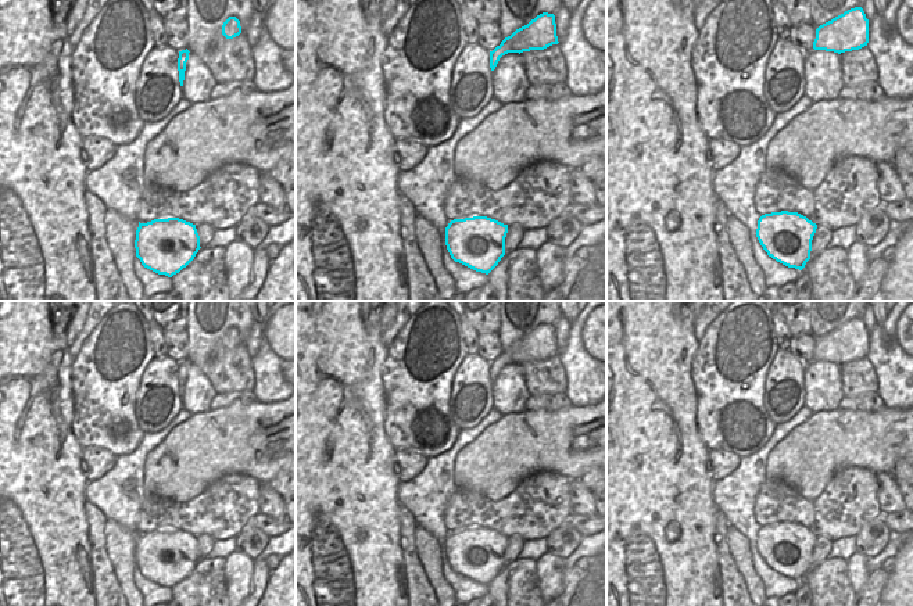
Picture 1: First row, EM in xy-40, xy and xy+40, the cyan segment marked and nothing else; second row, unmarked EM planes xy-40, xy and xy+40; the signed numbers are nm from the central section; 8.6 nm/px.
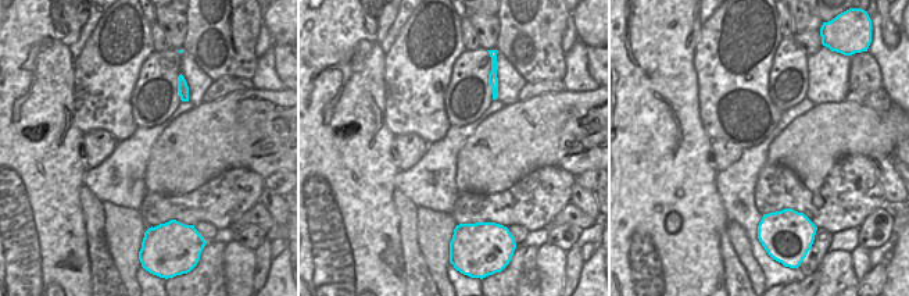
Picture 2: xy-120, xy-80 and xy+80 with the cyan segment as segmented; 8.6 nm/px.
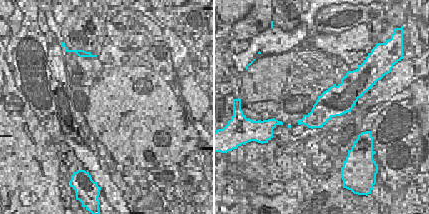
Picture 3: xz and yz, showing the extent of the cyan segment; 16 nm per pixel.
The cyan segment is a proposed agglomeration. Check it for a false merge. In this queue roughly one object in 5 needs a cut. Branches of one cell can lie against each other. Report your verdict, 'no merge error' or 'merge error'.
no merge error

